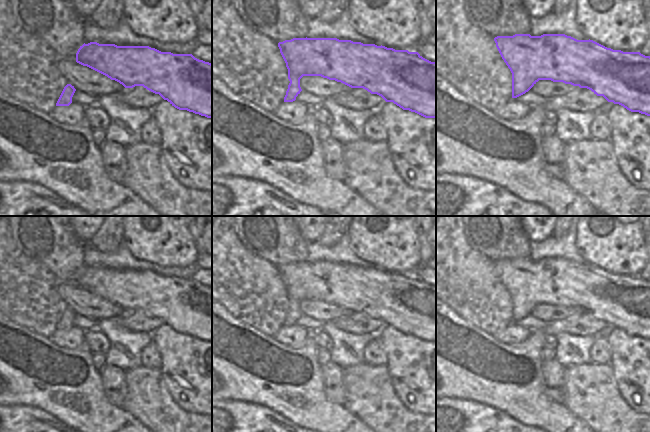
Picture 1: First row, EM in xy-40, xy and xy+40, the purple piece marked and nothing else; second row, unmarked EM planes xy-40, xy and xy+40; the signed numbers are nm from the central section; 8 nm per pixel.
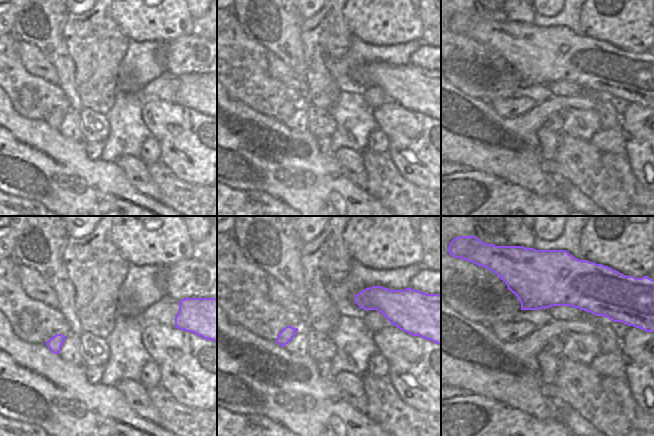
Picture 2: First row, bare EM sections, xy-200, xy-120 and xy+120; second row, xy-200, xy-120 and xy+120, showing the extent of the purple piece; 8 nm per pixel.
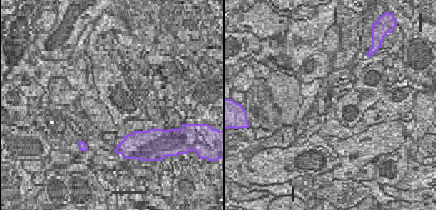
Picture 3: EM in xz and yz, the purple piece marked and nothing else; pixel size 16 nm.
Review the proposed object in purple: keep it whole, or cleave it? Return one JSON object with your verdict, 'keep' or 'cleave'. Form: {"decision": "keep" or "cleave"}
{"decision": "keep"}

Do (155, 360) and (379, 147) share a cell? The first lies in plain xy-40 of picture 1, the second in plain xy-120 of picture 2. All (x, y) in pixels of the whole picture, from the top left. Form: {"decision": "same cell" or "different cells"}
{"decision": "same cell"}

